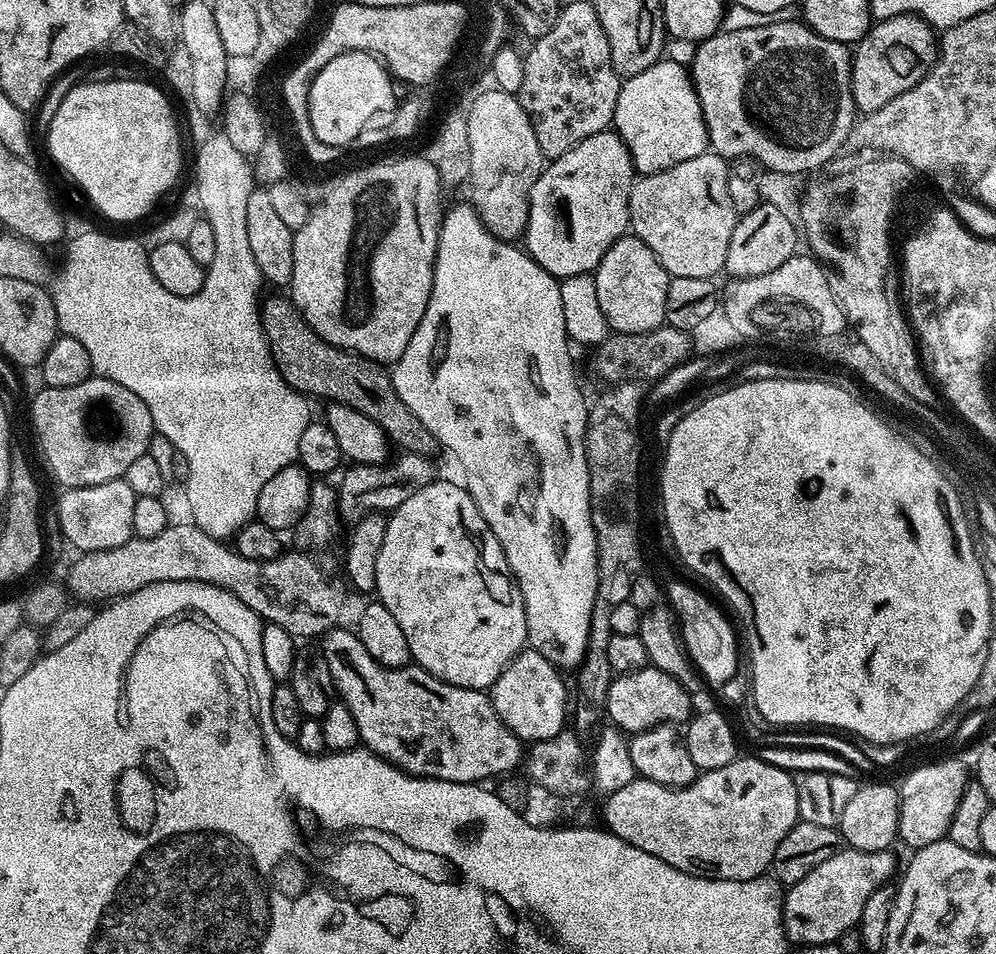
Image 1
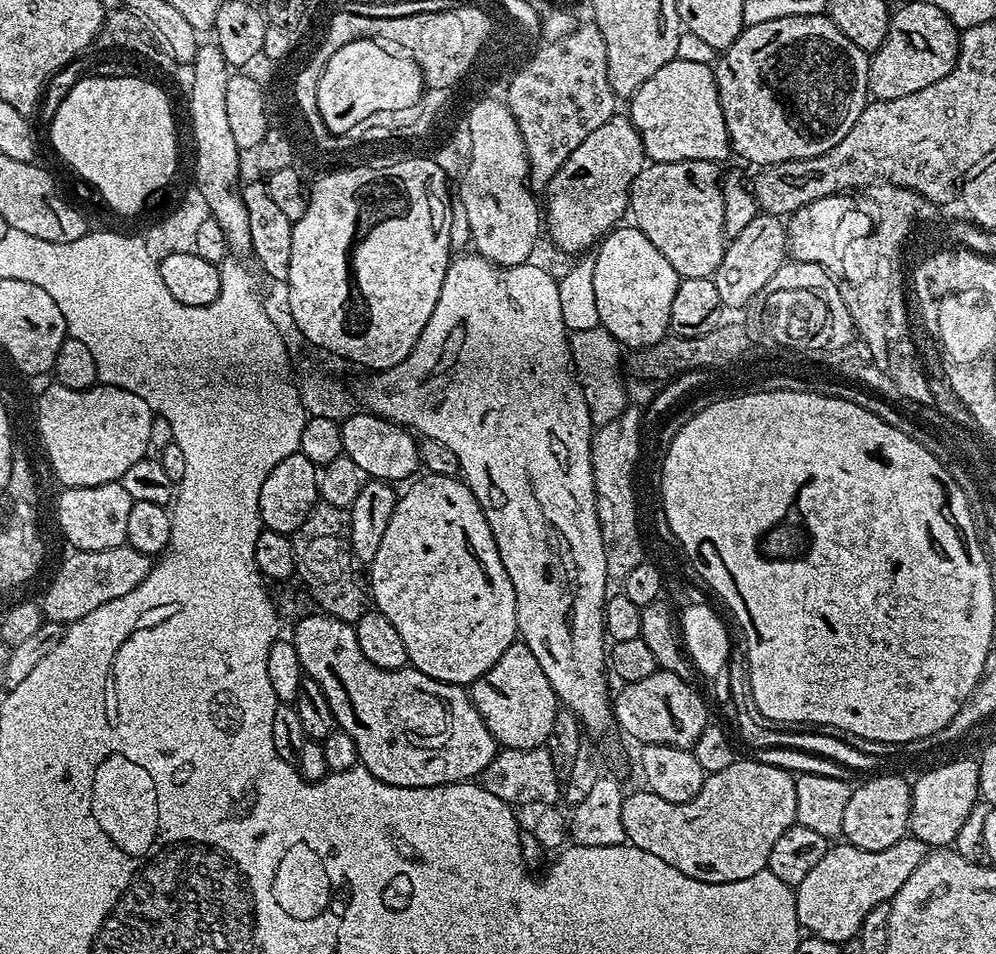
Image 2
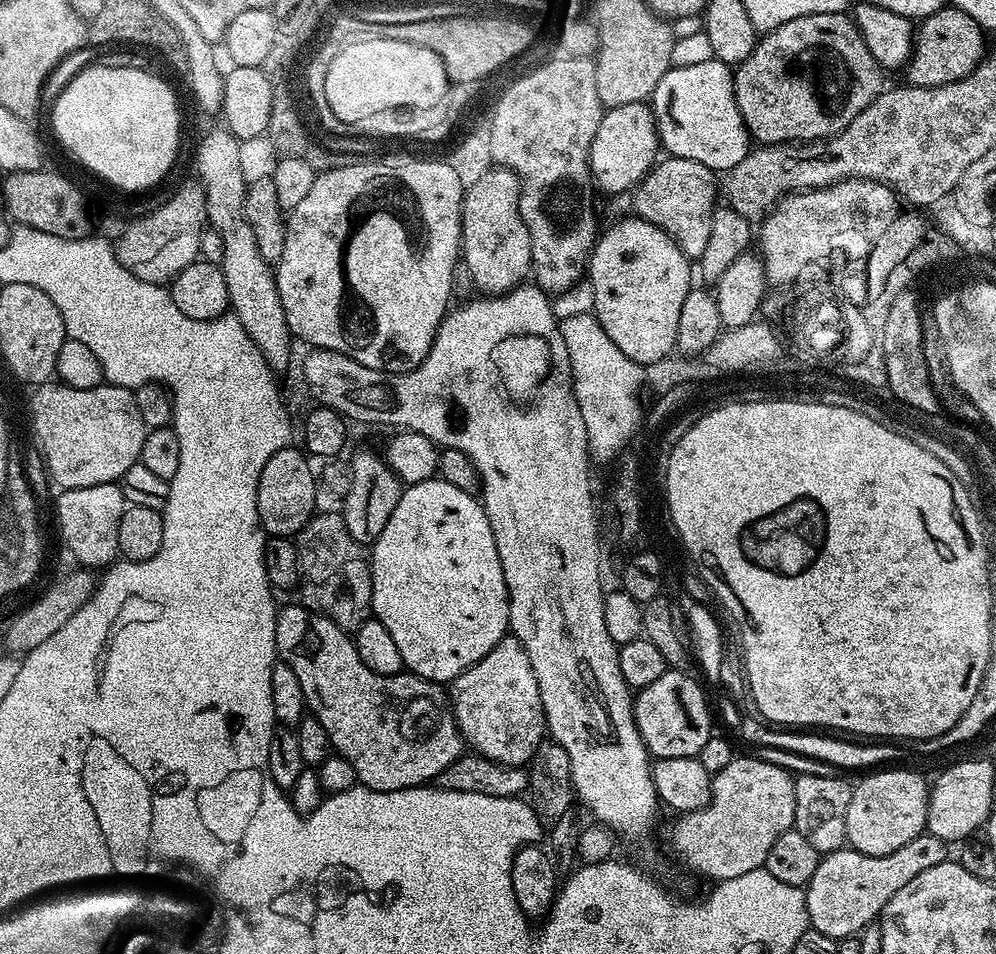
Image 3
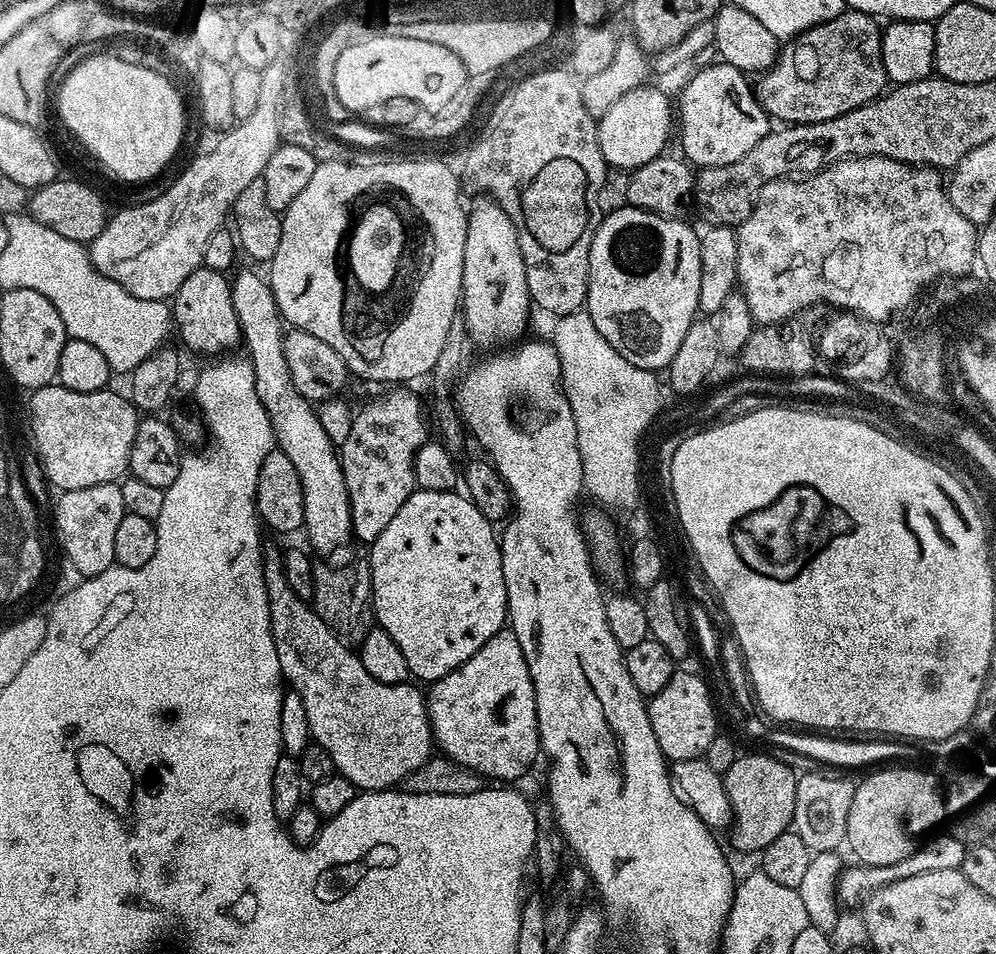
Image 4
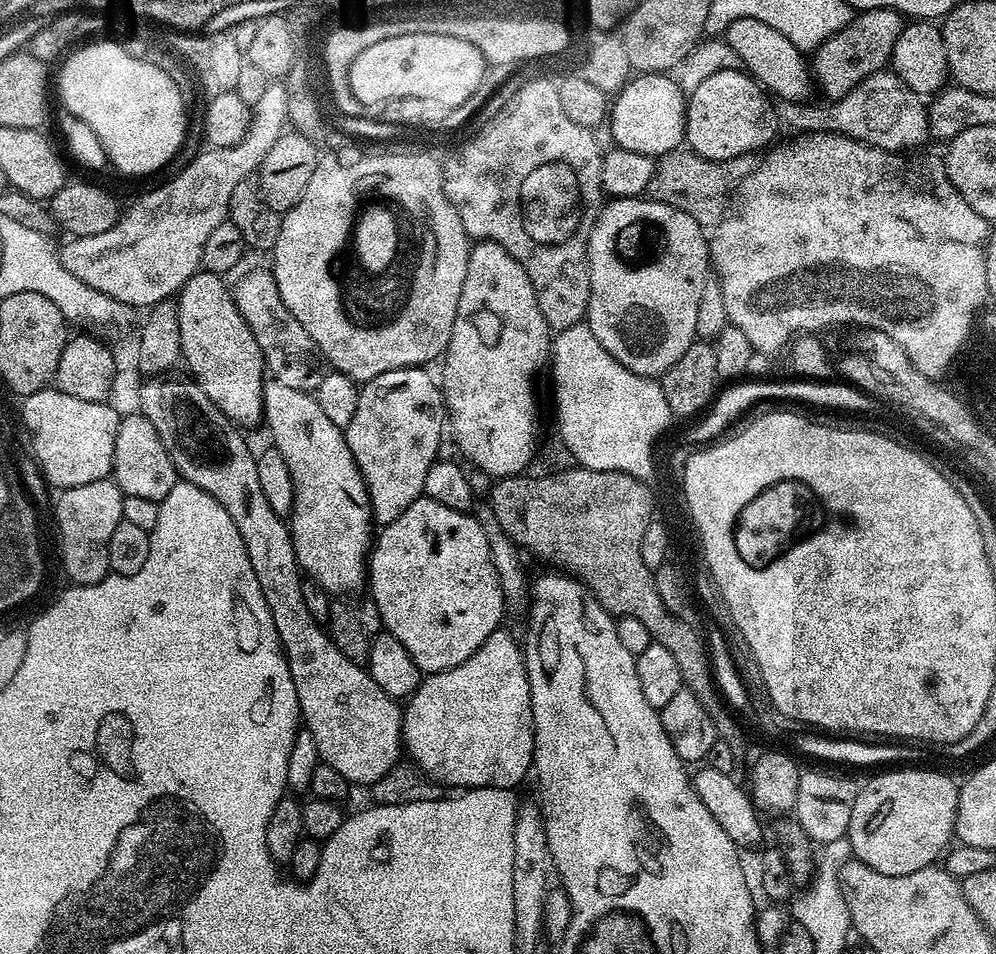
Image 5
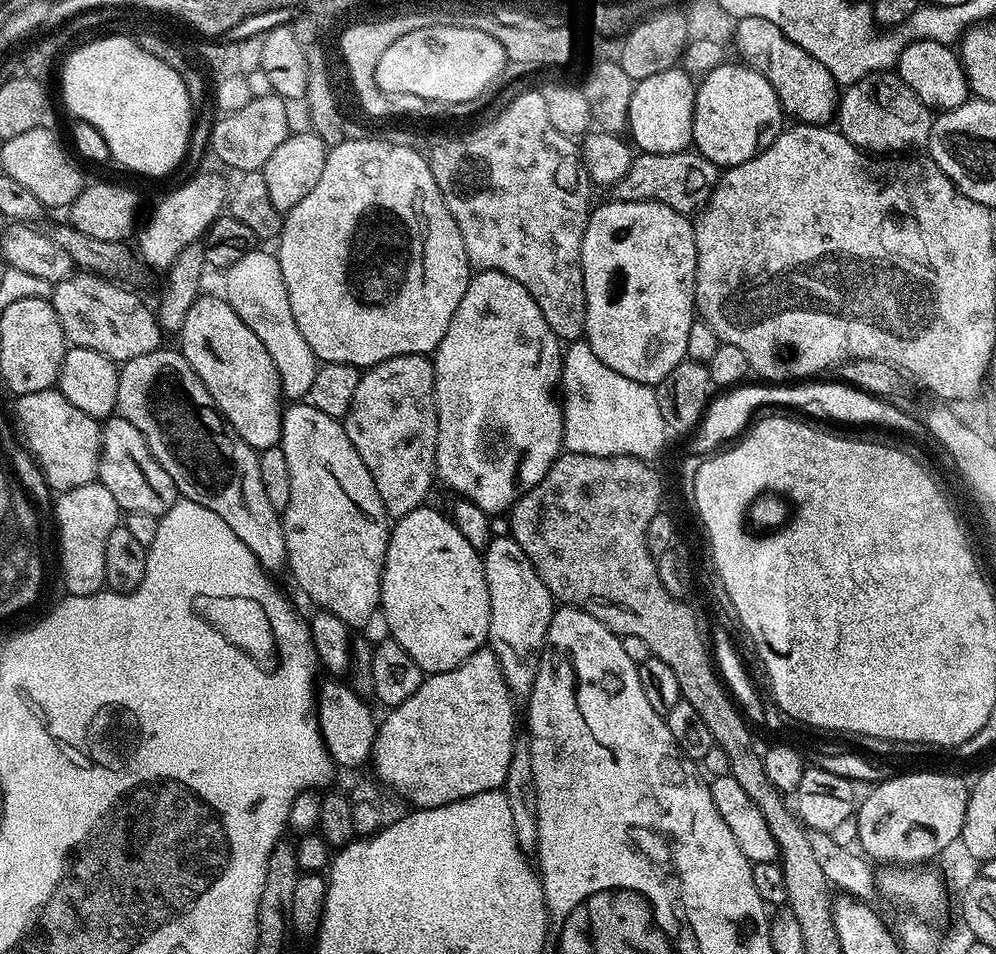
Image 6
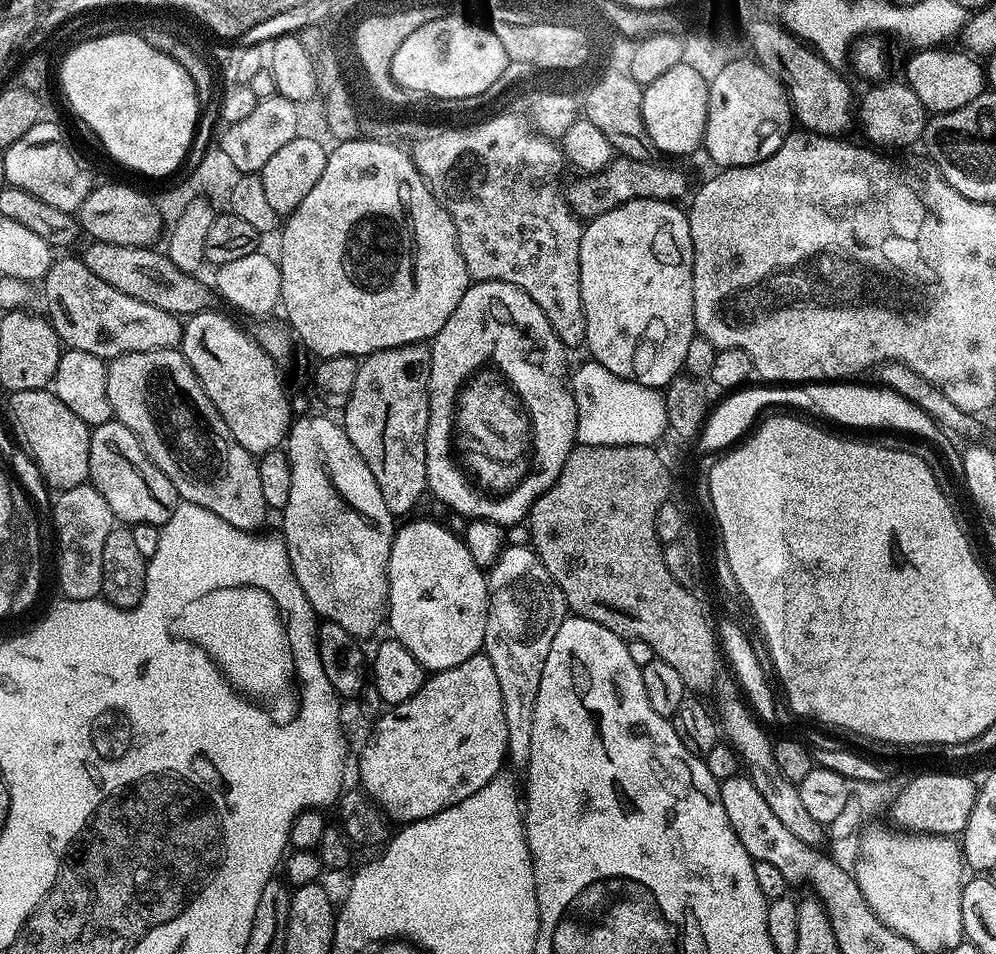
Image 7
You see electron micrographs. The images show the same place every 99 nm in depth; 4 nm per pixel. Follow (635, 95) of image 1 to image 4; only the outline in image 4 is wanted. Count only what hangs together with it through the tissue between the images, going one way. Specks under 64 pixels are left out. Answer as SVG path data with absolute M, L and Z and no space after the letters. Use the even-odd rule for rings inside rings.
M723 62L715 63L706 65L701 72L694 73L689 78L688 85L680 92L680 104L678 100L678 136L680 132L680 144L685 152L683 155L700 168L726 166L730 162L738 162L738 158L758 146L758 142L762 142L762 138L770 130L770 117L756 101L749 77L734 66Z

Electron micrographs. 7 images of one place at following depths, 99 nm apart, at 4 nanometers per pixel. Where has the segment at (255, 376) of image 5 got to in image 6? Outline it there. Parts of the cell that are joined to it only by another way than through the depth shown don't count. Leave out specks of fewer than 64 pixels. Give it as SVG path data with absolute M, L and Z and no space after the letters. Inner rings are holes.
M197 295L178 333L178 351L190 362L194 374L202 378L210 398L226 418L226 422L249 448L263 450L279 445L284 408L278 370L274 358L266 354L266 346L258 342L258 334L234 314L223 295Z

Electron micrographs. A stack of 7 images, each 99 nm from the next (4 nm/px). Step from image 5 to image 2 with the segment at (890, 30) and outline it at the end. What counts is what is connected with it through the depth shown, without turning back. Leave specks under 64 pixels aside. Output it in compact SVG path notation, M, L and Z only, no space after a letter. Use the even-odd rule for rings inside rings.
M827 14L819 16L791 16L790 18L774 18L770 22L758 22L745 26L738 34L738 38L726 49L719 53L720 61L714 64L716 73L716 86L718 88L718 102L722 104L722 118L726 120L728 142L733 153L736 152L744 160L749 160L755 166L767 166L778 162L790 162L802 158L814 158L818 154L826 154L830 146L838 146L846 134L850 134L850 126L858 122L862 110L870 102L868 90L868 66L870 63L869 53L863 52Z

